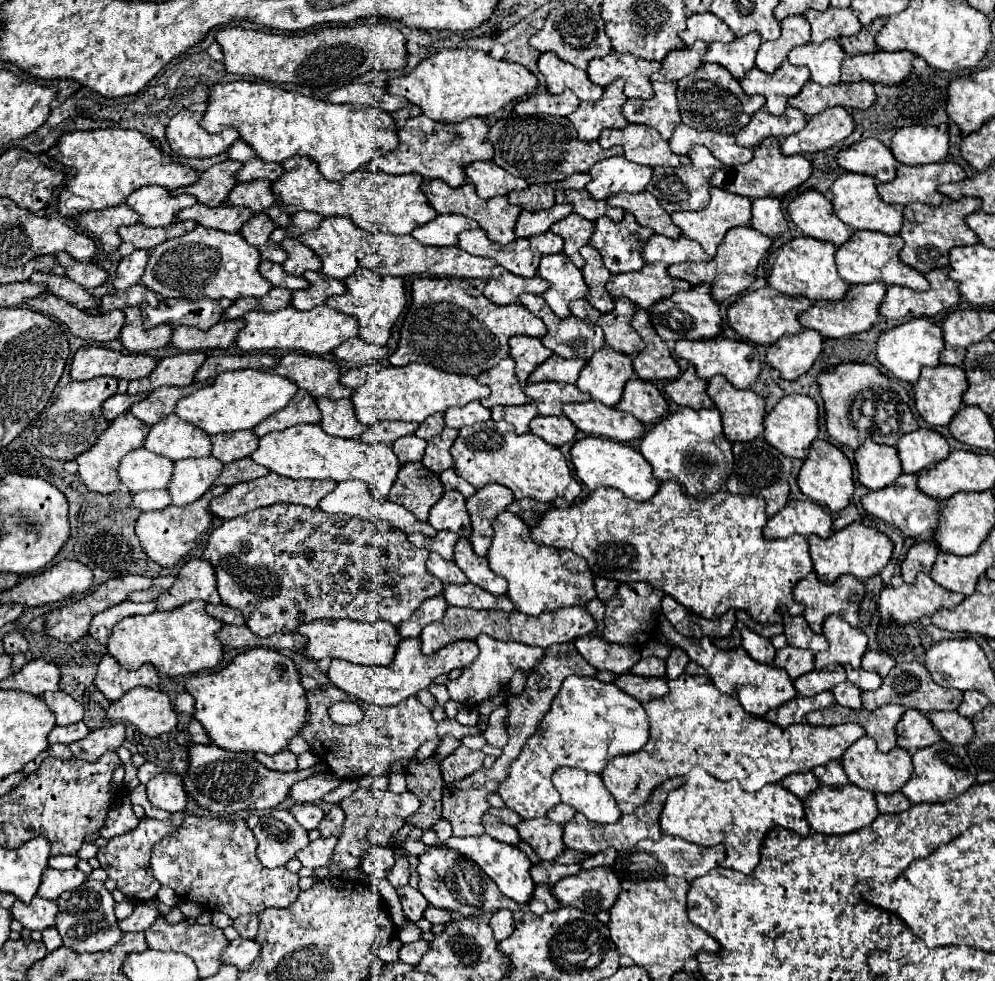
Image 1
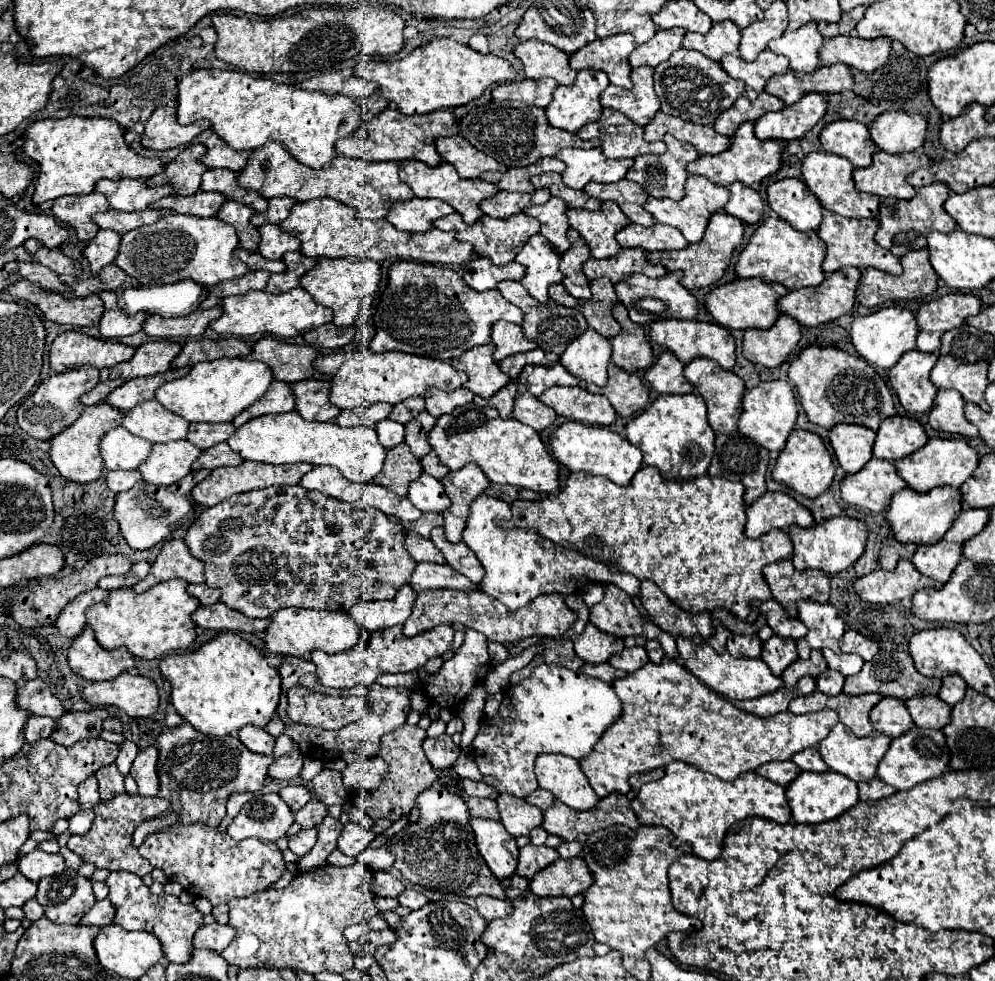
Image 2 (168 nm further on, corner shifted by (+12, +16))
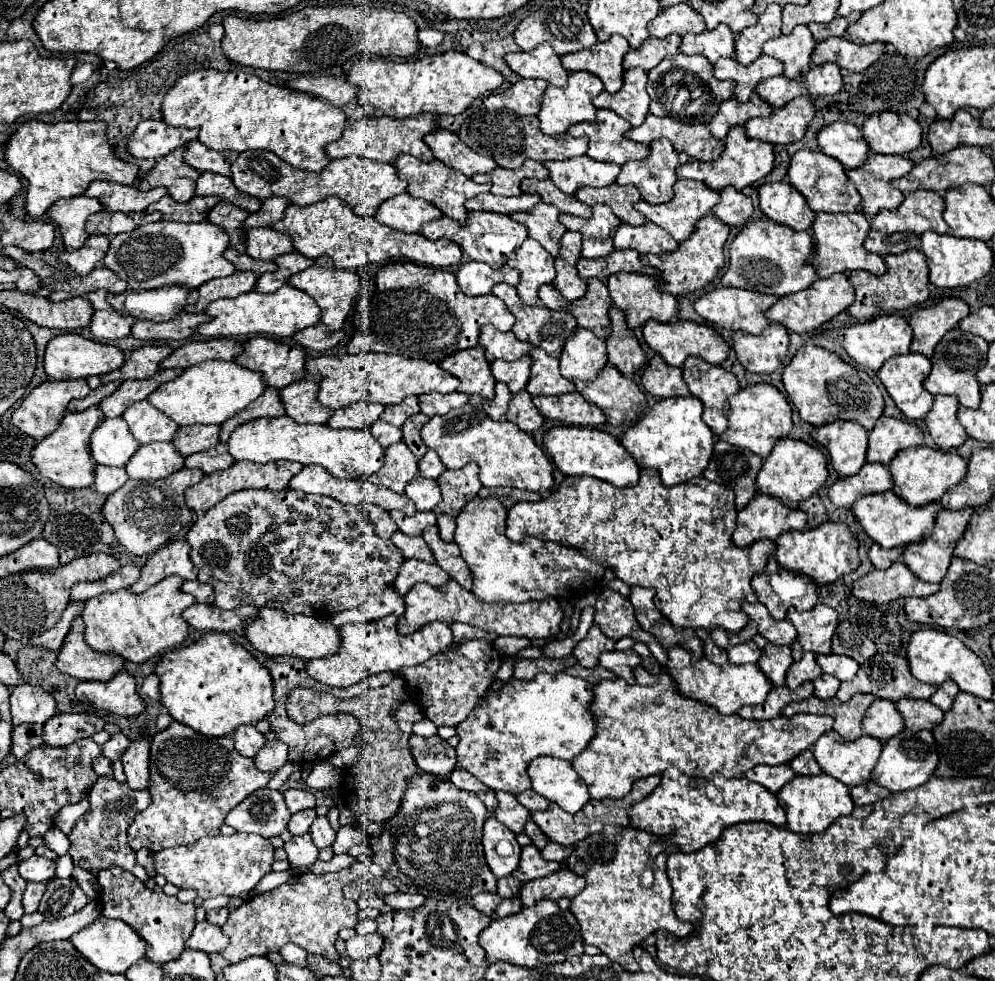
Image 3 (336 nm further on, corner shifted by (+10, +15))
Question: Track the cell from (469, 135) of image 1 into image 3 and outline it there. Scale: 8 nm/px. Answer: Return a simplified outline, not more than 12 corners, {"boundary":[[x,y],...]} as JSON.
{"boundary":[[430,113],[368,117],[344,127],[326,147],[330,159],[362,155],[396,163],[410,153],[434,161],[424,137]]}

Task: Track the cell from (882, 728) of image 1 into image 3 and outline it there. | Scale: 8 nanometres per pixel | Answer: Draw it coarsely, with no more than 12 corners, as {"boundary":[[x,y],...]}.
{"boundary":[[854,695],[842,703],[822,699],[834,717],[834,731],[856,741],[862,735],[862,717],[876,697]]}

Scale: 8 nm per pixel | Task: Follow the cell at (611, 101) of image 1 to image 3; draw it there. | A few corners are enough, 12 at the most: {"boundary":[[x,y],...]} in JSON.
{"boundary":[[588,71],[566,87],[548,85],[540,129],[562,135],[596,119],[592,99],[604,89]]}

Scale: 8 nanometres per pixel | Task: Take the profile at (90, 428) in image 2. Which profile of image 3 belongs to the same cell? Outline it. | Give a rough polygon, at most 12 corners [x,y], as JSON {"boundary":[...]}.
{"boundary":[[98,407],[68,413],[32,449],[50,481],[94,483],[88,437],[104,419]]}

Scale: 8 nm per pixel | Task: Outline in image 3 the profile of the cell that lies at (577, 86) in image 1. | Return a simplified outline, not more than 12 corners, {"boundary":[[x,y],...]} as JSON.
{"boundary":[[548,45],[508,53],[508,67],[526,79],[564,87],[570,71]]}

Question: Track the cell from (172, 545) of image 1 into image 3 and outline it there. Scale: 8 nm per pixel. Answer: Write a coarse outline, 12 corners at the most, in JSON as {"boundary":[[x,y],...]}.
{"boundary":[[200,469],[130,479],[102,515],[134,555],[192,521],[184,491]]}

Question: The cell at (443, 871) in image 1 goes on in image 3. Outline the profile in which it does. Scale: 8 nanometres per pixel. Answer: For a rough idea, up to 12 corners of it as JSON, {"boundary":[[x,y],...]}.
{"boundary":[[430,773],[369,838],[404,885],[496,893],[478,795]]}

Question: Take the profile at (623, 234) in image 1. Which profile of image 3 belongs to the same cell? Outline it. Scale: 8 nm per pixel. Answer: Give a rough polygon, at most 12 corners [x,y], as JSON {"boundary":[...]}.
{"boundary":[[594,205],[582,219],[560,213],[568,231],[582,233],[582,257],[614,251],[612,235],[622,223],[608,205]]}

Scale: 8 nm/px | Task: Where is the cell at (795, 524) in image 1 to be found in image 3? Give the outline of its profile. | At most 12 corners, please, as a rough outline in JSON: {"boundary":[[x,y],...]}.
{"boundary":[[756,495],[738,511],[732,543],[802,531],[808,515]]}

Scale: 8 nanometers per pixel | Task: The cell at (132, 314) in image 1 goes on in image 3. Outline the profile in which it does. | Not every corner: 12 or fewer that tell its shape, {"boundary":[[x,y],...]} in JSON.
{"boundary":[[106,289],[88,293],[94,303],[94,339],[130,335],[134,317],[118,315],[106,301]]}

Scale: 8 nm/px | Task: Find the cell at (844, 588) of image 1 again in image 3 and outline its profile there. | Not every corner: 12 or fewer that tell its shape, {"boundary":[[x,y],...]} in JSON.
{"boundary":[[768,565],[752,589],[774,619],[818,603],[812,579]]}

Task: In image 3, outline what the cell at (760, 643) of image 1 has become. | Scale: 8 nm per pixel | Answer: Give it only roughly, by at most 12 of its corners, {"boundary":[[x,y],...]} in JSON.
{"boundary":[[754,641],[726,649],[730,663],[758,663],[762,653]]}

